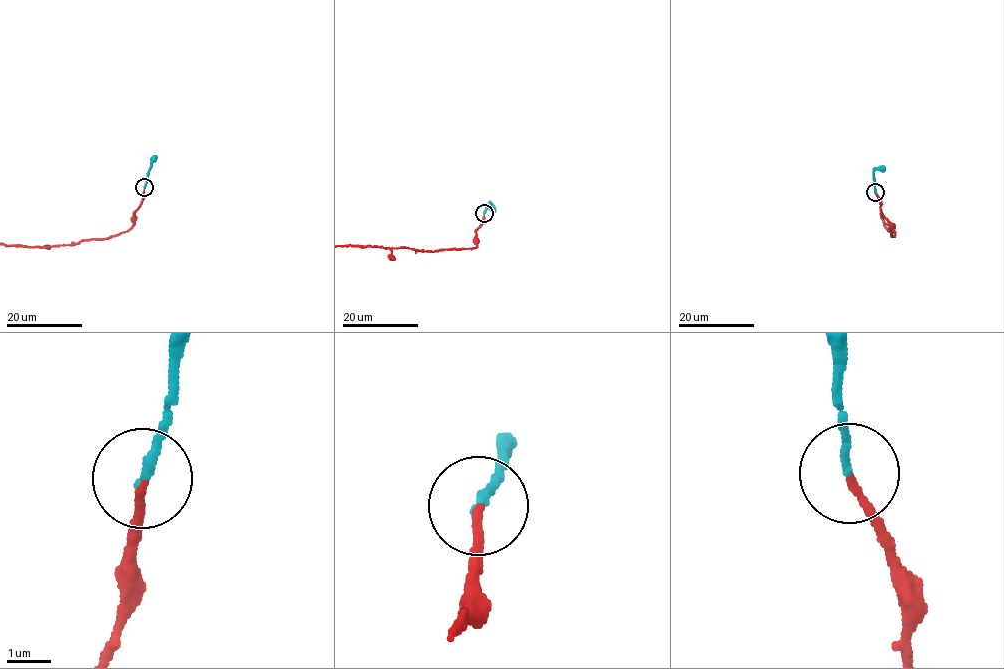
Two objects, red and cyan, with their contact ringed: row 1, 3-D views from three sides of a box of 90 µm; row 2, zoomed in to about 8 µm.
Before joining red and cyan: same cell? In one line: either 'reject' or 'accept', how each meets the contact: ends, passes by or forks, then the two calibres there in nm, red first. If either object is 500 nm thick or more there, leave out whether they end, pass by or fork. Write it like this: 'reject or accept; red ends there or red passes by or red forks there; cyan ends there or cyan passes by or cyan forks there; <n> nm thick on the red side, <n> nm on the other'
accept; red ends there; cyan ends there; 180 nm thick on the red side, 170 nm on the other

